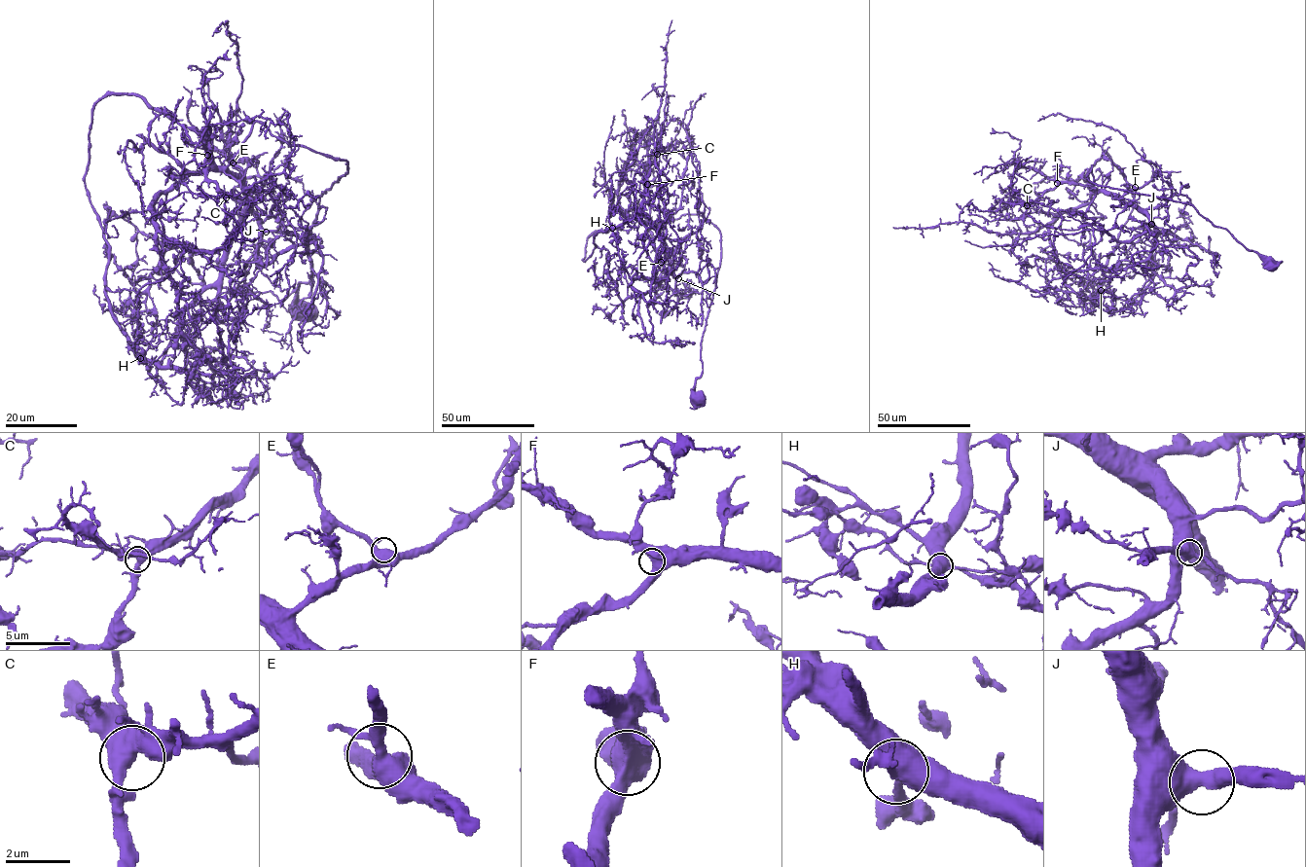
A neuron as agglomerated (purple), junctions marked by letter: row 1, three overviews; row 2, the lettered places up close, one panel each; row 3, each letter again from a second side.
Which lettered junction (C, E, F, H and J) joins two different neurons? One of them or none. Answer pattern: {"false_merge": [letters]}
{"false_merge": []}

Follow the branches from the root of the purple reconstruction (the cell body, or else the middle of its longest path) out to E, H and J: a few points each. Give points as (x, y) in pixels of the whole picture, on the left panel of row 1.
E: (300, 311), (318, 199), (347, 162), (255, 122), (227, 166), (242, 178), (233, 162)
H: (300, 311), (318, 199), (347, 162), (255, 122), (227, 165), (152, 203), (166, 276), (138, 290), (140, 357)
J: (300, 311), (295, 291), (312, 276), (318, 199), (347, 162), (288, 145), (255, 122), (227, 168), (266, 232)

